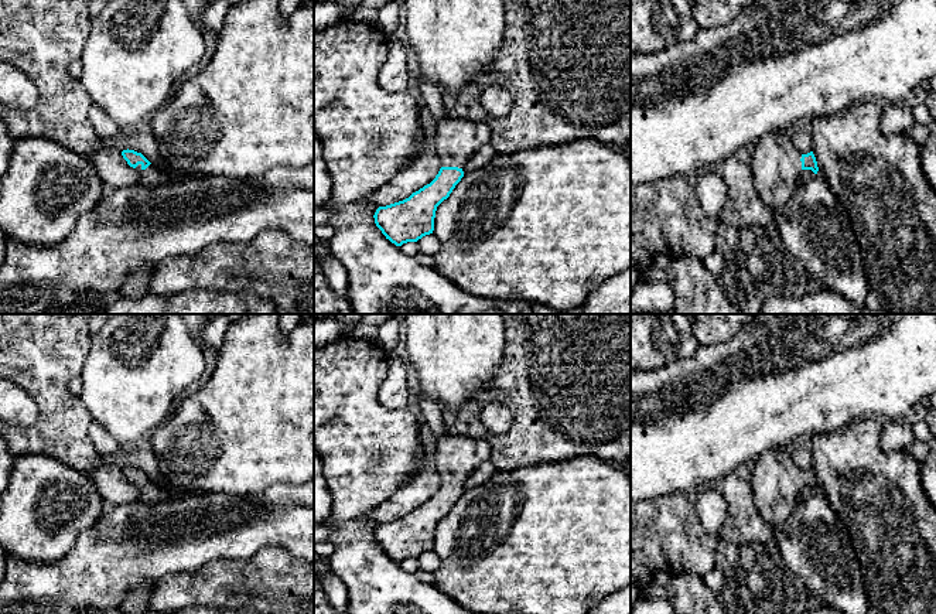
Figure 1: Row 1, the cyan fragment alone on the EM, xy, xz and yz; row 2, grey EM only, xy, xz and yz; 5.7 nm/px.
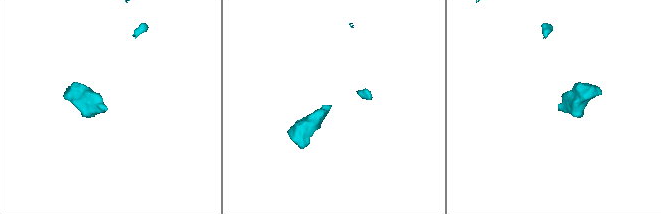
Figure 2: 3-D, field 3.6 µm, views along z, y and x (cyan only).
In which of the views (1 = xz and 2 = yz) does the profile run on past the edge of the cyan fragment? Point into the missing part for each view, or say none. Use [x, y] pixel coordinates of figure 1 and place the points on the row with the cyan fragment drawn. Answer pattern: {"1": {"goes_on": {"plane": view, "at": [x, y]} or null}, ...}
{"1": {"goes_on": {"plane": "xz", "at": [455, 140]}}, "2": {"goes_on": {"plane": "yz", "at": [776, 163]}}}

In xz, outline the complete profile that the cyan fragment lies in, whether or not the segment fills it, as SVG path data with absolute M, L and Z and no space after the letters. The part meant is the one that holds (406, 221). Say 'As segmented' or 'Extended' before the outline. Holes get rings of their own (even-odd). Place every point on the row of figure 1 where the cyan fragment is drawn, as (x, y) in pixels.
Extended. M447 116L434 120L433 139L434 153L441 158L435 178L409 198L379 207L373 215L376 226L396 246L433 233L437 207L464 177L467 161L491 143L492 132L481 122Z

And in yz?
Extended. M775 130L762 136L751 147L751 153L755 190L775 216L795 192L800 171L819 171L813 151L800 154L788 132Z

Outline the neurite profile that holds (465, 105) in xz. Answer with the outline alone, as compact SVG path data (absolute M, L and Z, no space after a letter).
M502 0L502 3L505 7L505 30L501 50L476 81L465 85L460 93L443 93L447 115L486 124L492 132L491 144L498 153L566 144L578 139L595 139L611 147L621 147L631 140L631 0ZM489 85L498 85L510 93L513 106L508 115L492 116L482 108L481 96Z

